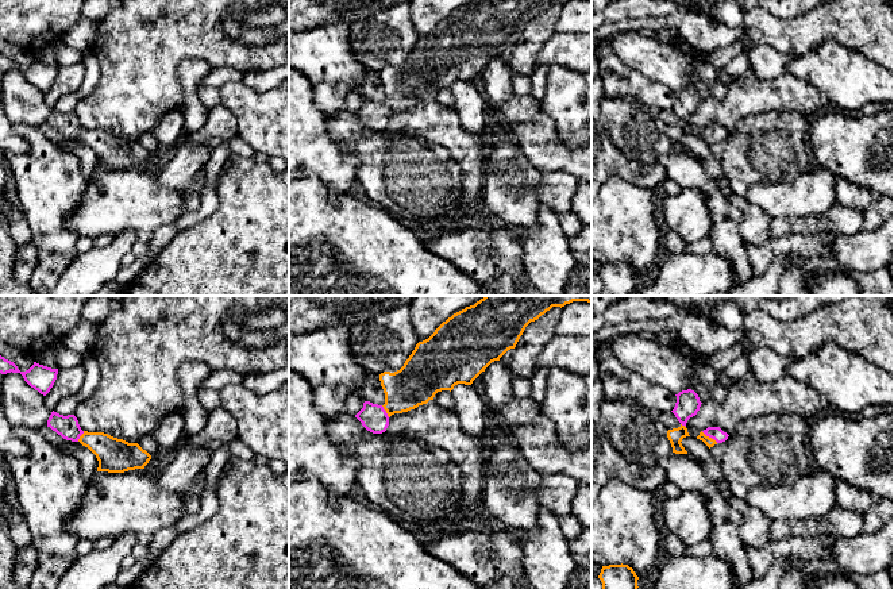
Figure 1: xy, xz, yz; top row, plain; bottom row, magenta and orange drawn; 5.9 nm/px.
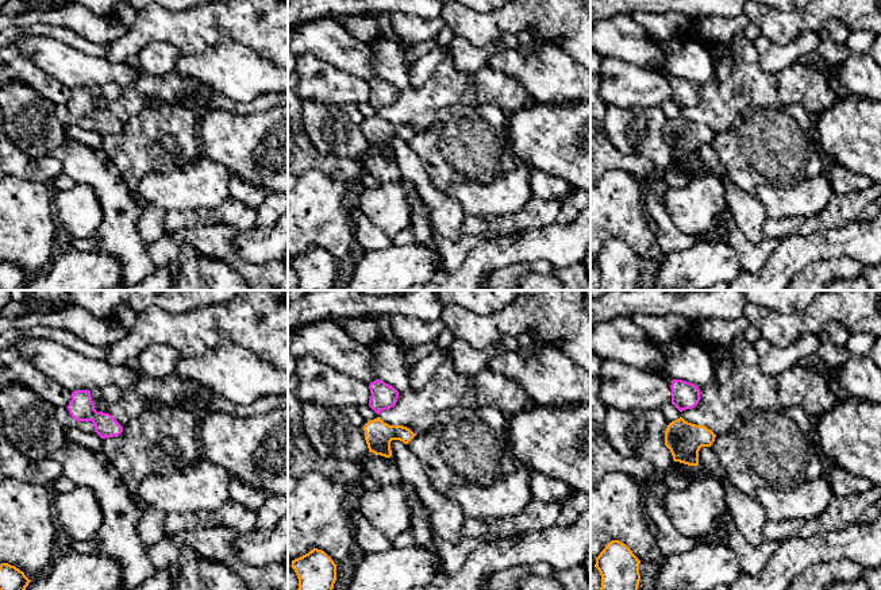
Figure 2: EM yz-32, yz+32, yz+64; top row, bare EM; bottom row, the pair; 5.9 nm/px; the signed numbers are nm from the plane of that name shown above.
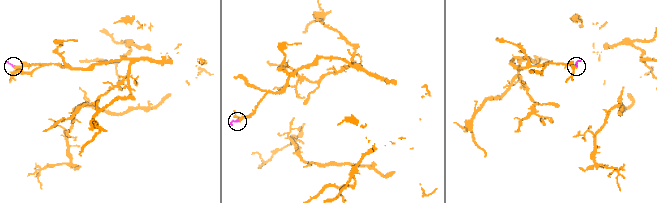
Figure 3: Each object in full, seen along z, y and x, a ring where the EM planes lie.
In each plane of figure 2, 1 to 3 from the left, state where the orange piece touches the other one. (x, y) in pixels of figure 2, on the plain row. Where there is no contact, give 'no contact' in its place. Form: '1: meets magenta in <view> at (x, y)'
1: no contact
2: no contact
3: no contact

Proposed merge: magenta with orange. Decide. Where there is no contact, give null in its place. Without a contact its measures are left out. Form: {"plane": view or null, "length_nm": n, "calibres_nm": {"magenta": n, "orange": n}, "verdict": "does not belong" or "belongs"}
{"plane": "yz", "length_nm": 120, "calibres_nm": {"magenta": 80, "orange": 60}, "verdict": "belongs"}

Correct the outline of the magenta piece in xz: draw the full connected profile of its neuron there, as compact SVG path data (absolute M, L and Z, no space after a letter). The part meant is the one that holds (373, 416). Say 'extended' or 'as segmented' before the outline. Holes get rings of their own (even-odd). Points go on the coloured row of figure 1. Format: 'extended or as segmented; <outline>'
extended; M485 296L474 305L454 313L428 339L419 342L400 370L381 373L385 404L365 401L355 417L367 431L385 432L392 415L427 404L438 392L451 392L458 384L471 385L492 362L500 361L508 350L516 347L531 322L552 307L562 308L573 301L591 303L591 296Z

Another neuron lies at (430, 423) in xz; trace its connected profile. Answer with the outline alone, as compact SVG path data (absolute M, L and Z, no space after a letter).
M429 400L408 412L392 415L382 435L388 439L424 442L446 451L462 476L461 498L451 517L471 523L479 516L478 509L483 505L485 467L494 440L492 430L473 438L463 432L454 409Z

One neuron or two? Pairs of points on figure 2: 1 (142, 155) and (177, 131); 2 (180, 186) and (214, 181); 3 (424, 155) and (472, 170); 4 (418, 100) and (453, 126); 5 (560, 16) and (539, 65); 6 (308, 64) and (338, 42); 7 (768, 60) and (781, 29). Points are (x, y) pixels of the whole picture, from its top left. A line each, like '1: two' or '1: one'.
1: one
2: one
3: one
4: two
5: two
6: two
7: two

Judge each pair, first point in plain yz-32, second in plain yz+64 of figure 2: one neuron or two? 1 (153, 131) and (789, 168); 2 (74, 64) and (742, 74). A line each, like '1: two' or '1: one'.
1: one
2: two

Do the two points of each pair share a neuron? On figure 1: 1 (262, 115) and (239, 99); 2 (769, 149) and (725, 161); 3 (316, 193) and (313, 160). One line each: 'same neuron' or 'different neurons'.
1: same neuron
2: same neuron
3: different neurons

